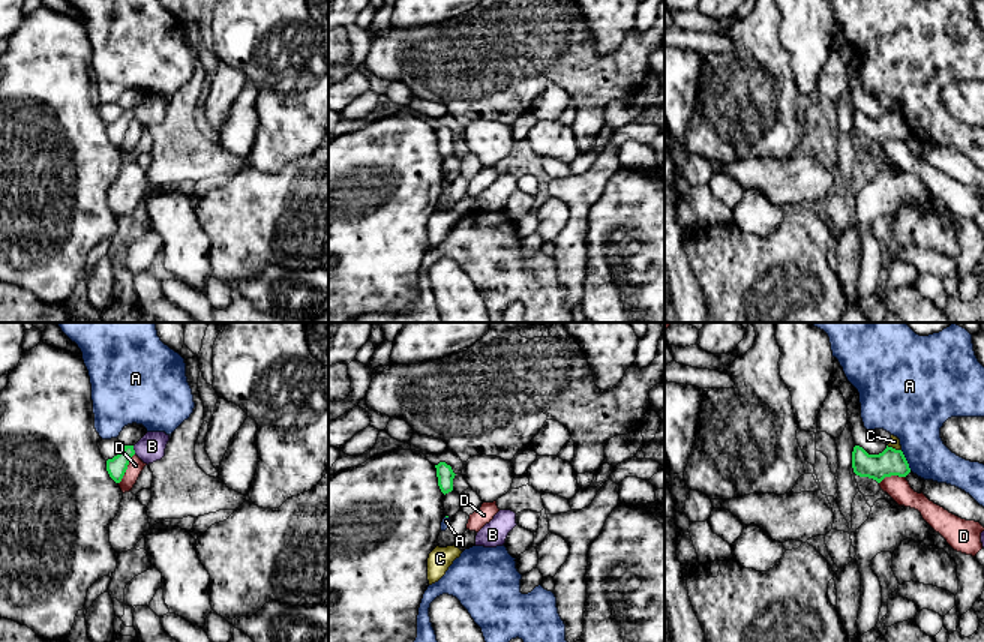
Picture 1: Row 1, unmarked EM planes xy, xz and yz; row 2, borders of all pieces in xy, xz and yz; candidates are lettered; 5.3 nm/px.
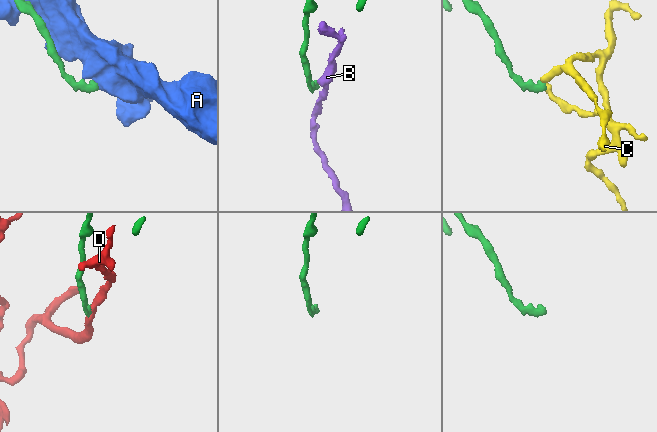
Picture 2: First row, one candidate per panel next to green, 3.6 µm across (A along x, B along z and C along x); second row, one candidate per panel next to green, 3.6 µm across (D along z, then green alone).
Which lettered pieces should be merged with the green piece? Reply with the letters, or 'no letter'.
no letter

